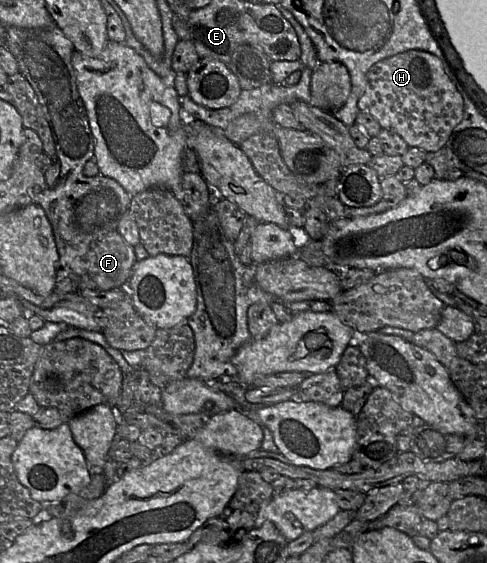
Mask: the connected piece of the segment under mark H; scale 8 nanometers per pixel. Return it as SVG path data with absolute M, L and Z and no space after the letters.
M408 50L383 59L369 69L366 78L366 89L358 100L360 111L371 114L382 129L399 135L409 147L418 147L425 153L442 149L462 119L461 95L446 75L442 61L426 51Z

